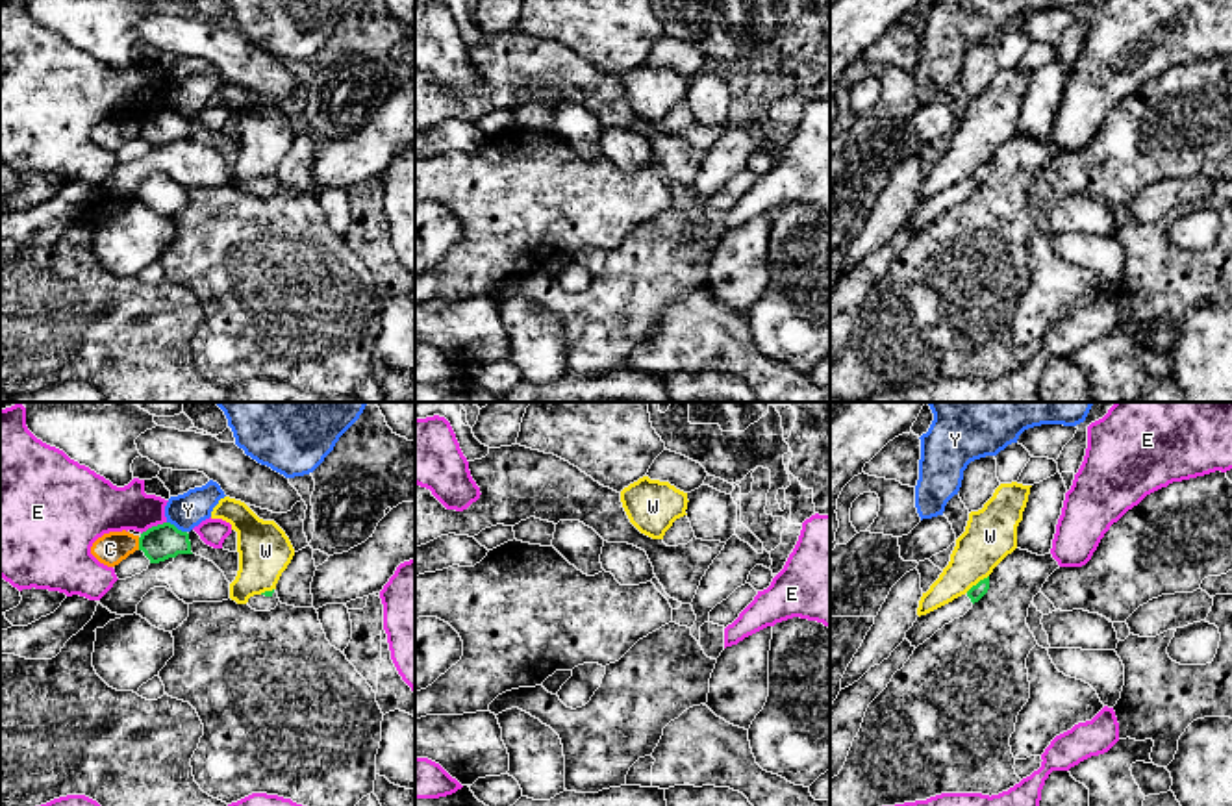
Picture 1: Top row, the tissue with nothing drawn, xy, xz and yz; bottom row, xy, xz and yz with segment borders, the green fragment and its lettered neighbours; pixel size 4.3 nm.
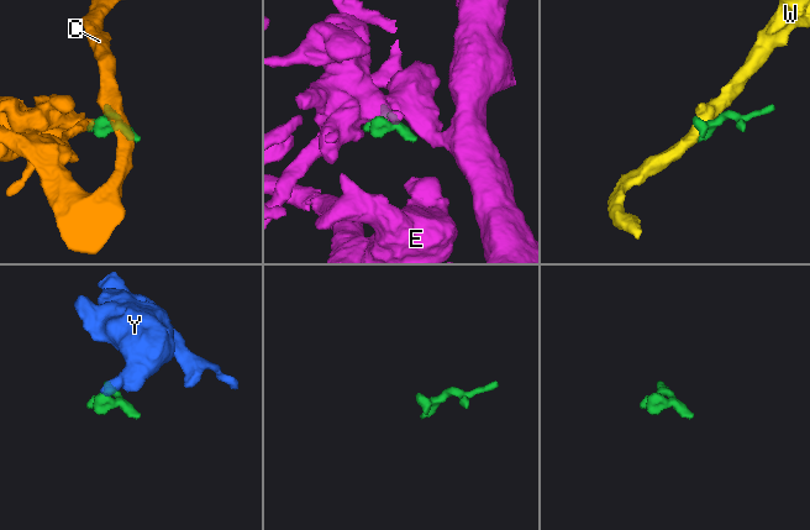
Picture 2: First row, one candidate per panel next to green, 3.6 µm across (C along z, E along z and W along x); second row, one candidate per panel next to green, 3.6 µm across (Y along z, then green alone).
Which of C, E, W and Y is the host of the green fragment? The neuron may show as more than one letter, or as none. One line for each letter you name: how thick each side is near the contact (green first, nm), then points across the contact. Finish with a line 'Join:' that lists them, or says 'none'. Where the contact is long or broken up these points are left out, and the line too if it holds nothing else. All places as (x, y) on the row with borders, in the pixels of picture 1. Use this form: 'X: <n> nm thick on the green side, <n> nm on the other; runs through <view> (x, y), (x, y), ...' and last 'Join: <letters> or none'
Join: none

